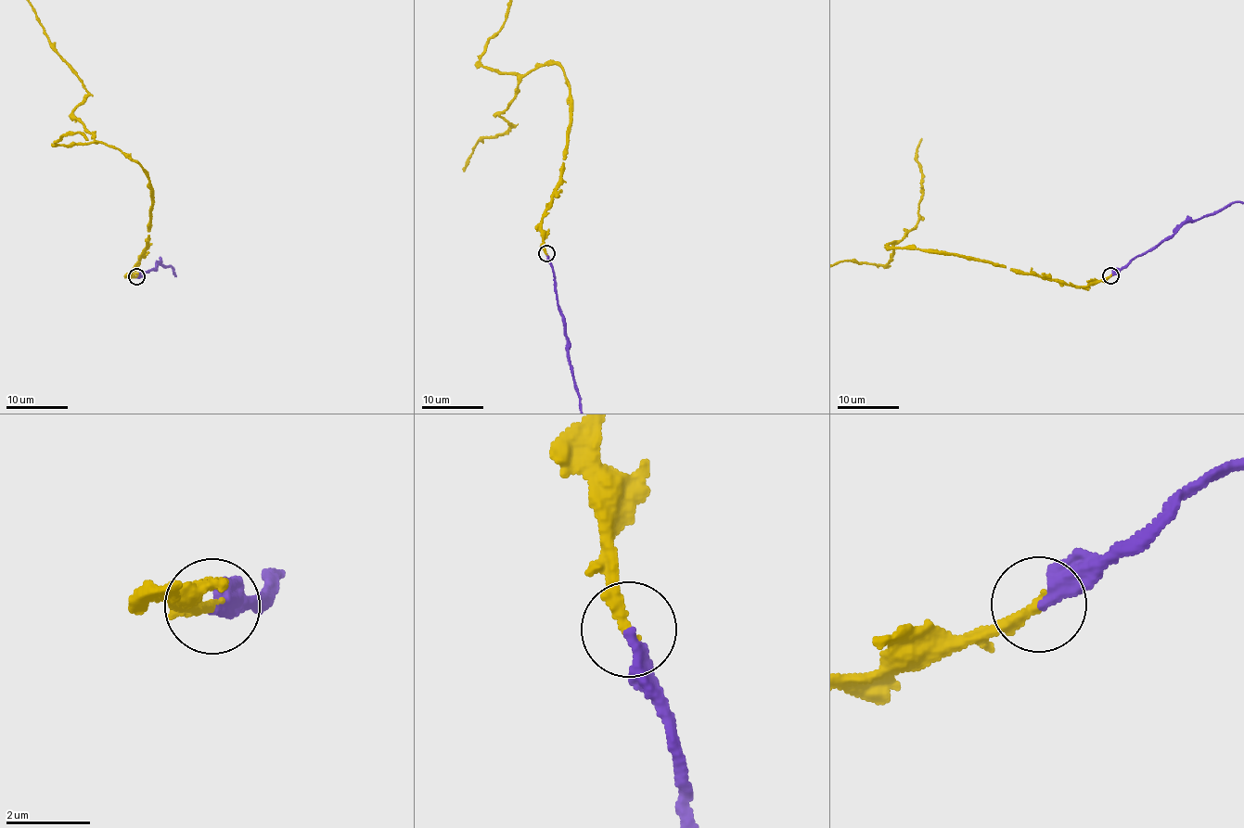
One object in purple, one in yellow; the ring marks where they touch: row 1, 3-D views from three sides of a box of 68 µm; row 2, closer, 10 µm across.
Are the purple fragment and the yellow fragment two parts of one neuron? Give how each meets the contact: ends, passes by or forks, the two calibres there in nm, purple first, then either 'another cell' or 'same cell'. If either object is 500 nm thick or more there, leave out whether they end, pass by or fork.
purple ends there; yellow ends there; 280 nm thick on the purple side, 240 nm on the other; same cell

